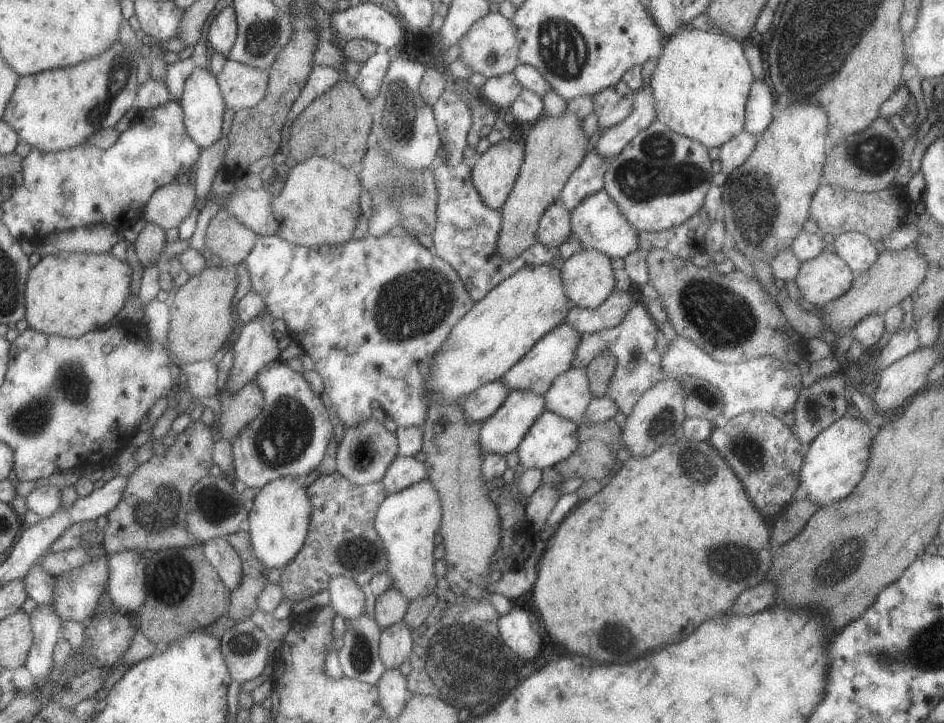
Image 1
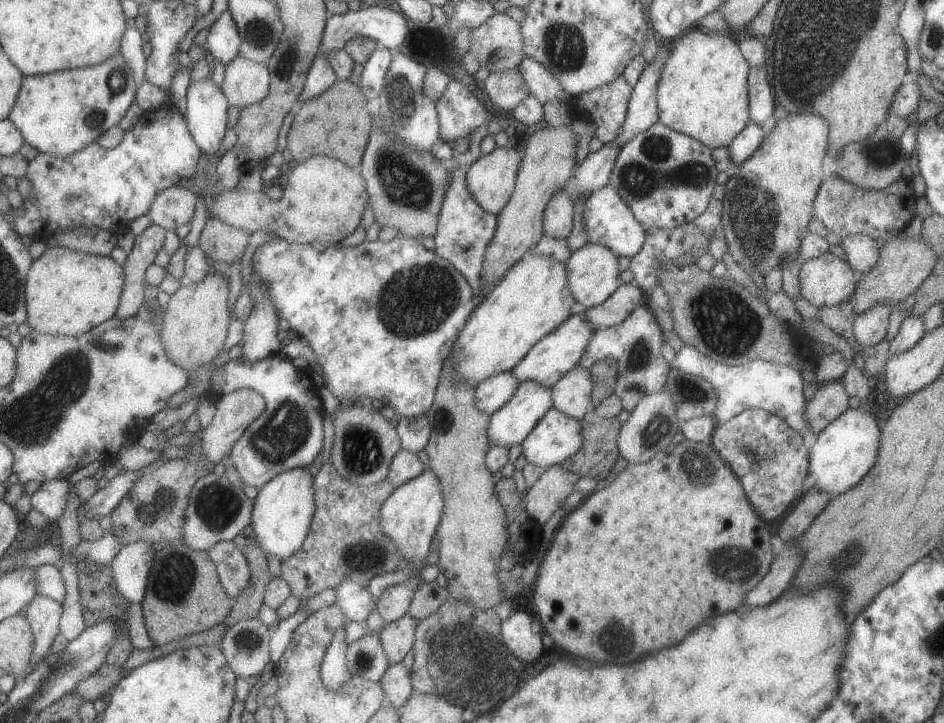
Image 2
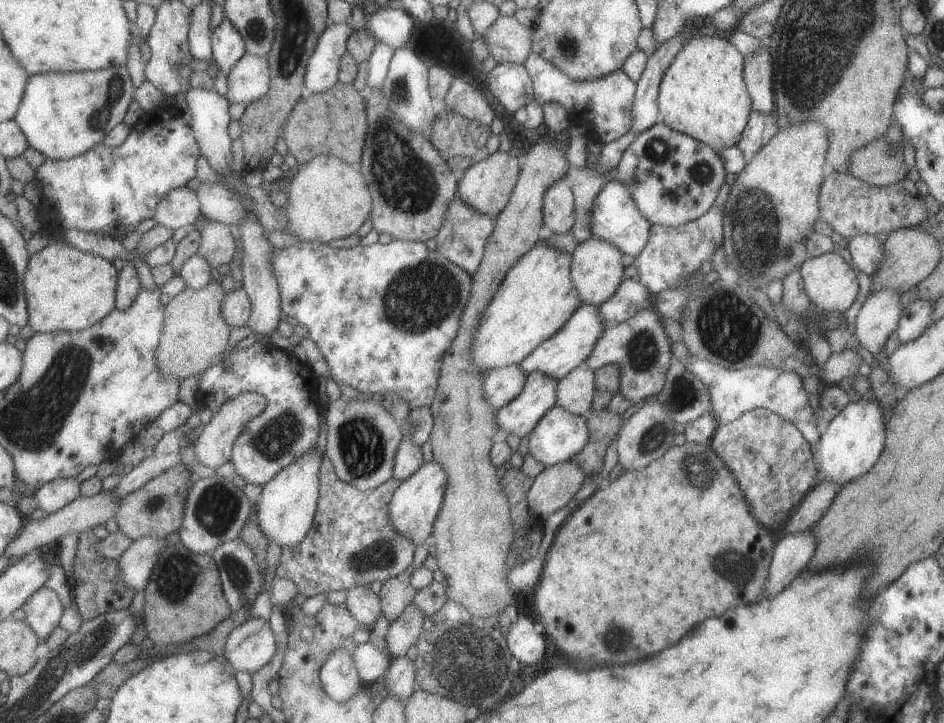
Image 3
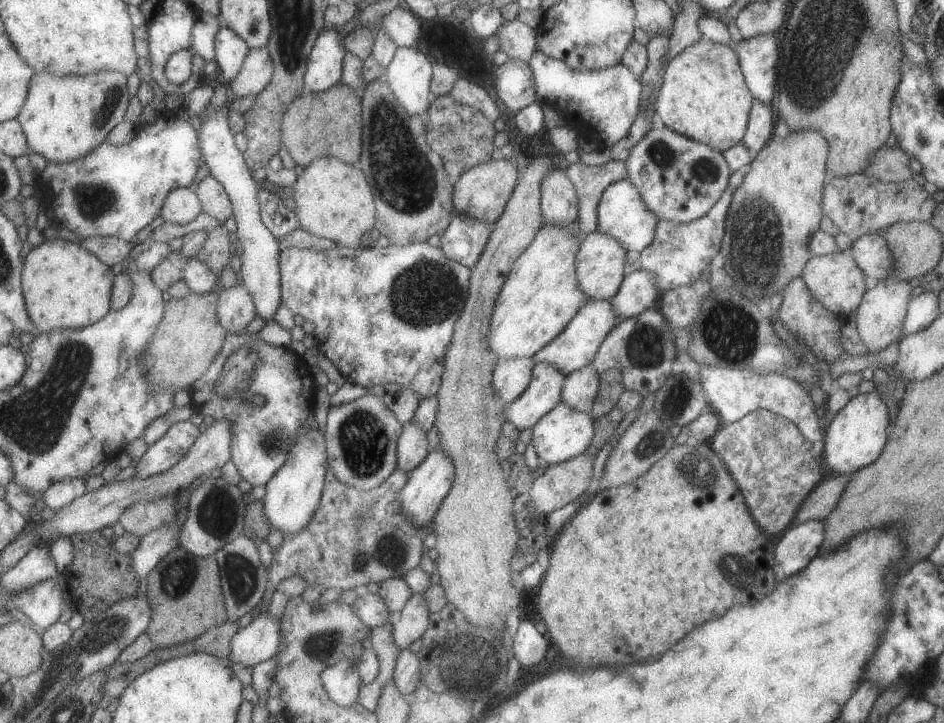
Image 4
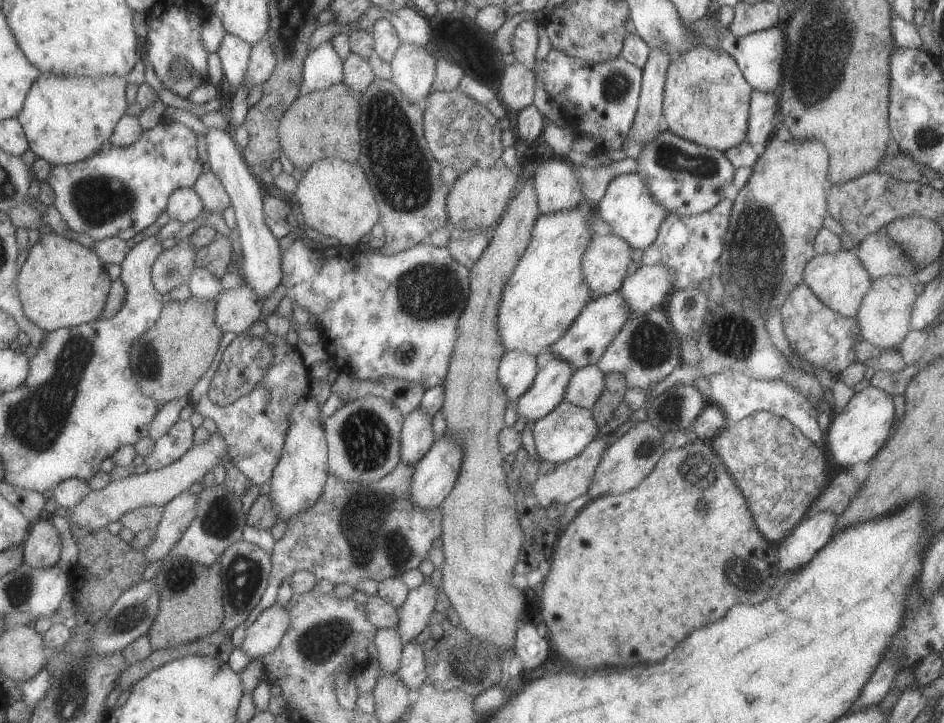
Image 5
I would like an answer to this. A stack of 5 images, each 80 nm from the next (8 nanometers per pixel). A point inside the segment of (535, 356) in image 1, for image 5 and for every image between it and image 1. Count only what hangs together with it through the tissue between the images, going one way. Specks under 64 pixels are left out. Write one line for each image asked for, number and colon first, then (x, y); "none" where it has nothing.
2: (548, 359)
3: (569, 347)
4: (575, 346)
5: (584, 342)

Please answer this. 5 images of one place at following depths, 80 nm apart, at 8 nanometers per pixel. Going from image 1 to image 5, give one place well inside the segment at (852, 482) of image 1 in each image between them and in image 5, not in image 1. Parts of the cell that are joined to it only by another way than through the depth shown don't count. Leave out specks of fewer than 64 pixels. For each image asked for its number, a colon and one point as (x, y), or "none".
2: (844, 451)
3: (854, 438)
4: (855, 435)
5: (853, 438)

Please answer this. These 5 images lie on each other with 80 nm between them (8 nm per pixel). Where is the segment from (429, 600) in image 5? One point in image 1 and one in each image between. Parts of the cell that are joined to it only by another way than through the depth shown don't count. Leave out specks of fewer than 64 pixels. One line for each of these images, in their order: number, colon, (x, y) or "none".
1: (395, 644)
2: (397, 637)
3: (404, 630)
4: (408, 624)

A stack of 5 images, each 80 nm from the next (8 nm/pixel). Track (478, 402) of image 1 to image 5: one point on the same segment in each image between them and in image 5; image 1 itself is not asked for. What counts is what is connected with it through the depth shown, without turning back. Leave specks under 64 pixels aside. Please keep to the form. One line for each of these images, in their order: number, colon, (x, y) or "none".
2: (491, 393)
3: (501, 385)
4: (510, 377)
5: (516, 370)

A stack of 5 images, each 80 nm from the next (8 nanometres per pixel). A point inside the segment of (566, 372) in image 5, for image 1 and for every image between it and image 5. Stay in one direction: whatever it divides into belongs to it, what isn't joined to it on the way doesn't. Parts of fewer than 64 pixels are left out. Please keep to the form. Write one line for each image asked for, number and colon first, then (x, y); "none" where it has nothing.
1: (501, 432)
2: (509, 425)
3: (538, 394)
4: (543, 392)

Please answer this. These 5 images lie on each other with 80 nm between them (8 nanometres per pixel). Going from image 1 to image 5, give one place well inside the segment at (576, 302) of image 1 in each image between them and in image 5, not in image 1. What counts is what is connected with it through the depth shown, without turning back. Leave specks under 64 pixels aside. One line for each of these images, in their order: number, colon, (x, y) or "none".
2: (592, 275)
3: (595, 267)
4: (599, 261)
5: (606, 258)

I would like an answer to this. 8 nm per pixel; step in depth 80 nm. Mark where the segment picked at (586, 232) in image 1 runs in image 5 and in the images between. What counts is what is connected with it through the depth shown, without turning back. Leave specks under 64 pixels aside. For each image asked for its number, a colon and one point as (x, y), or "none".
2: (609, 222)
3: (613, 217)
4: (620, 213)
5: (626, 206)

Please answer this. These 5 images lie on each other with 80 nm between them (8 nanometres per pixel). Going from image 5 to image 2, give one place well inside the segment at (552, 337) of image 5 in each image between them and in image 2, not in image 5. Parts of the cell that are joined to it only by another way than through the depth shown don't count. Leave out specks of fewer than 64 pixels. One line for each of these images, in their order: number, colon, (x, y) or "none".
2: (532, 298)
3: (536, 297)
4: (540, 295)

